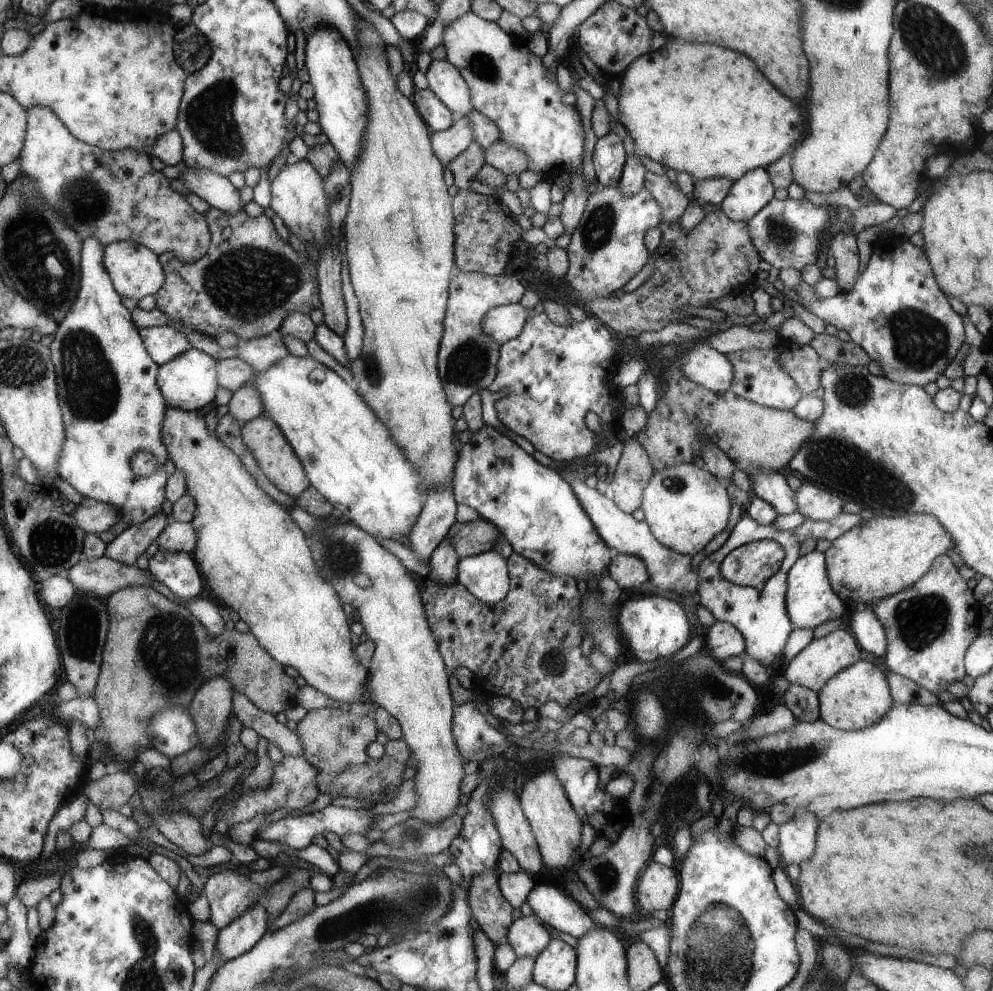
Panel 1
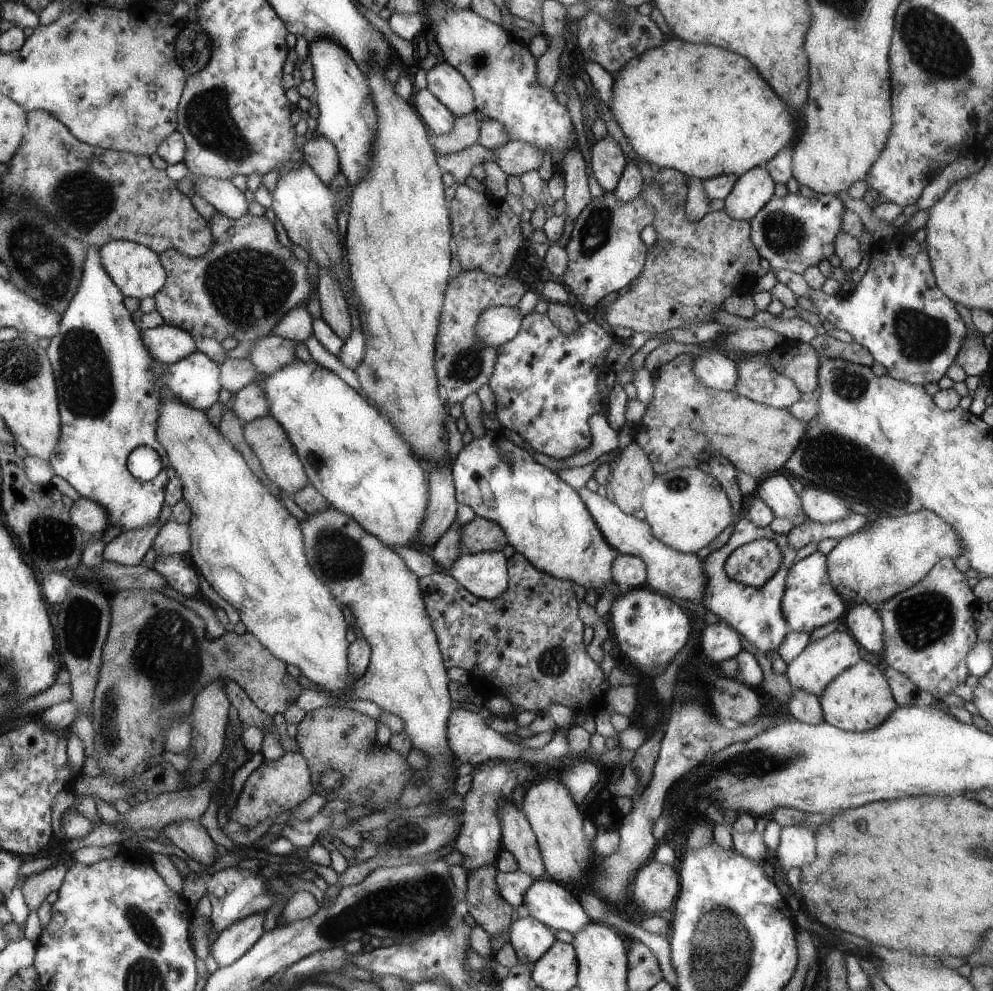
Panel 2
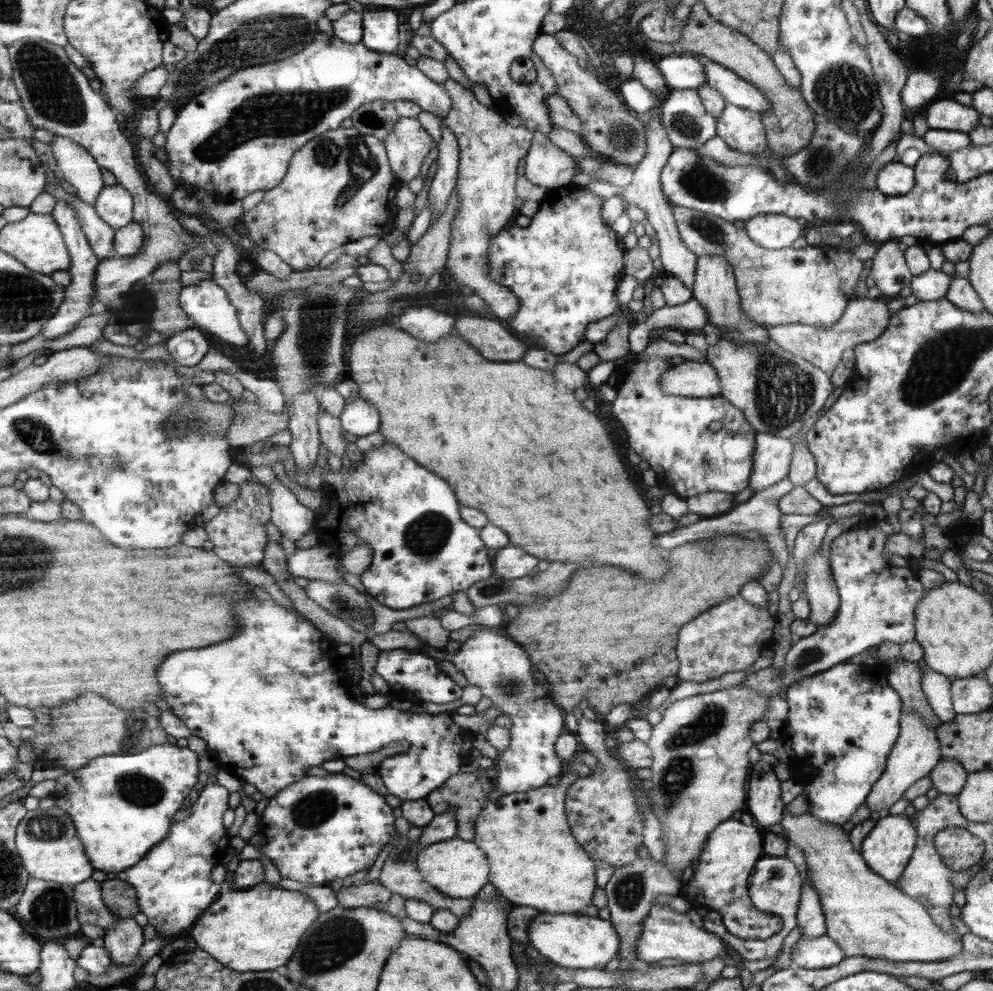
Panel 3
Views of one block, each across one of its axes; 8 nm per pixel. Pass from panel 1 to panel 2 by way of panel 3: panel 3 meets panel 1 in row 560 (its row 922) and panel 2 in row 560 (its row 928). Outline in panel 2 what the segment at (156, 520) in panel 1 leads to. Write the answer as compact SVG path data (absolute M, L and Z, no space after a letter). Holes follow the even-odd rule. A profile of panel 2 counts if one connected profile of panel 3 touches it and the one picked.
M153 524L136 531L120 533L114 540L105 543L103 550L105 560L127 567L142 564L159 528L159 524Z

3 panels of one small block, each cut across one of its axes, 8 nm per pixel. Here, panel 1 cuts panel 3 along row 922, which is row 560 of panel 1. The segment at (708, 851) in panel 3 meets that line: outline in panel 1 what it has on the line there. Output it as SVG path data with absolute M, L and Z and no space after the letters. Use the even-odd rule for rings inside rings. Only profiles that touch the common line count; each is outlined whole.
M773 540L752 541L730 551L721 564L726 581L743 587L761 589L778 572L785 552Z

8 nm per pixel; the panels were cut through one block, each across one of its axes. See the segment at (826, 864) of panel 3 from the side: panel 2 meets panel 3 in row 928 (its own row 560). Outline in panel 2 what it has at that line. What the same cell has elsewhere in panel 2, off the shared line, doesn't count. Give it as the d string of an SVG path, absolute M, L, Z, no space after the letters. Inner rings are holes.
M924 509L899 517L881 516L879 520L869 522L864 530L843 538L827 554L827 568L831 583L844 600L877 607L914 587L931 572L932 567L942 560L955 561L960 555L964 555L964 552L960 535L954 527L935 512Z

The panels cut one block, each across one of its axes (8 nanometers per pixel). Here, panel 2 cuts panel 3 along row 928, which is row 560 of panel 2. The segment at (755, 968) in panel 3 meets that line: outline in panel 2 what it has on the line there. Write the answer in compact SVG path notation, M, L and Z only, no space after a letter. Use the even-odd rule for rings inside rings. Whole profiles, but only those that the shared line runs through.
M588 487L577 490L591 512L596 524L608 544L612 545L620 555L641 558L646 565L648 579L646 584L653 590L668 596L676 596L676 600L684 602L703 602L705 589L708 588L708 572L705 572L705 560L696 553L683 553L678 549L665 545L652 532L646 520L639 520L598 493L590 492Z

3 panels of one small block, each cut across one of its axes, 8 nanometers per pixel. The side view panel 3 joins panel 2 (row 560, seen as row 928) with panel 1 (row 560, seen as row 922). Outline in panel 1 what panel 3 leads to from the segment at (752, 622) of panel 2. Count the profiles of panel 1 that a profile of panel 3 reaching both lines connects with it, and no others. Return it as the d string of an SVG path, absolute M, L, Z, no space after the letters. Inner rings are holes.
M744 514L742 518L731 528L730 536L725 544L715 552L708 554L697 566L699 568L699 591L696 600L712 612L716 621L724 621L733 624L746 640L746 651L744 654L751 656L751 659L759 663L768 664L768 668L775 670L776 664L783 661L782 650L794 630L793 622L786 610L785 596L787 593L787 574L790 567L800 558L800 545L794 533L776 529L774 524L763 525L752 520ZM773 540L784 549L785 555L781 560L780 568L773 574L761 589L754 587L743 587L726 581L721 573L721 564L731 550L740 545L752 541Z

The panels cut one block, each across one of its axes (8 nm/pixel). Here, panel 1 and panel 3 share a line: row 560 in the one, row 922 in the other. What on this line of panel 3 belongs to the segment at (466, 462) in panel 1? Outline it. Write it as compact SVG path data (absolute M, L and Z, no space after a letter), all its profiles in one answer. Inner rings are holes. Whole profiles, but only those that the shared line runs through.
M539 912L529 924L529 941L533 953L542 955L551 963L564 968L606 969L619 952L619 936L614 925L609 920L583 913Z

